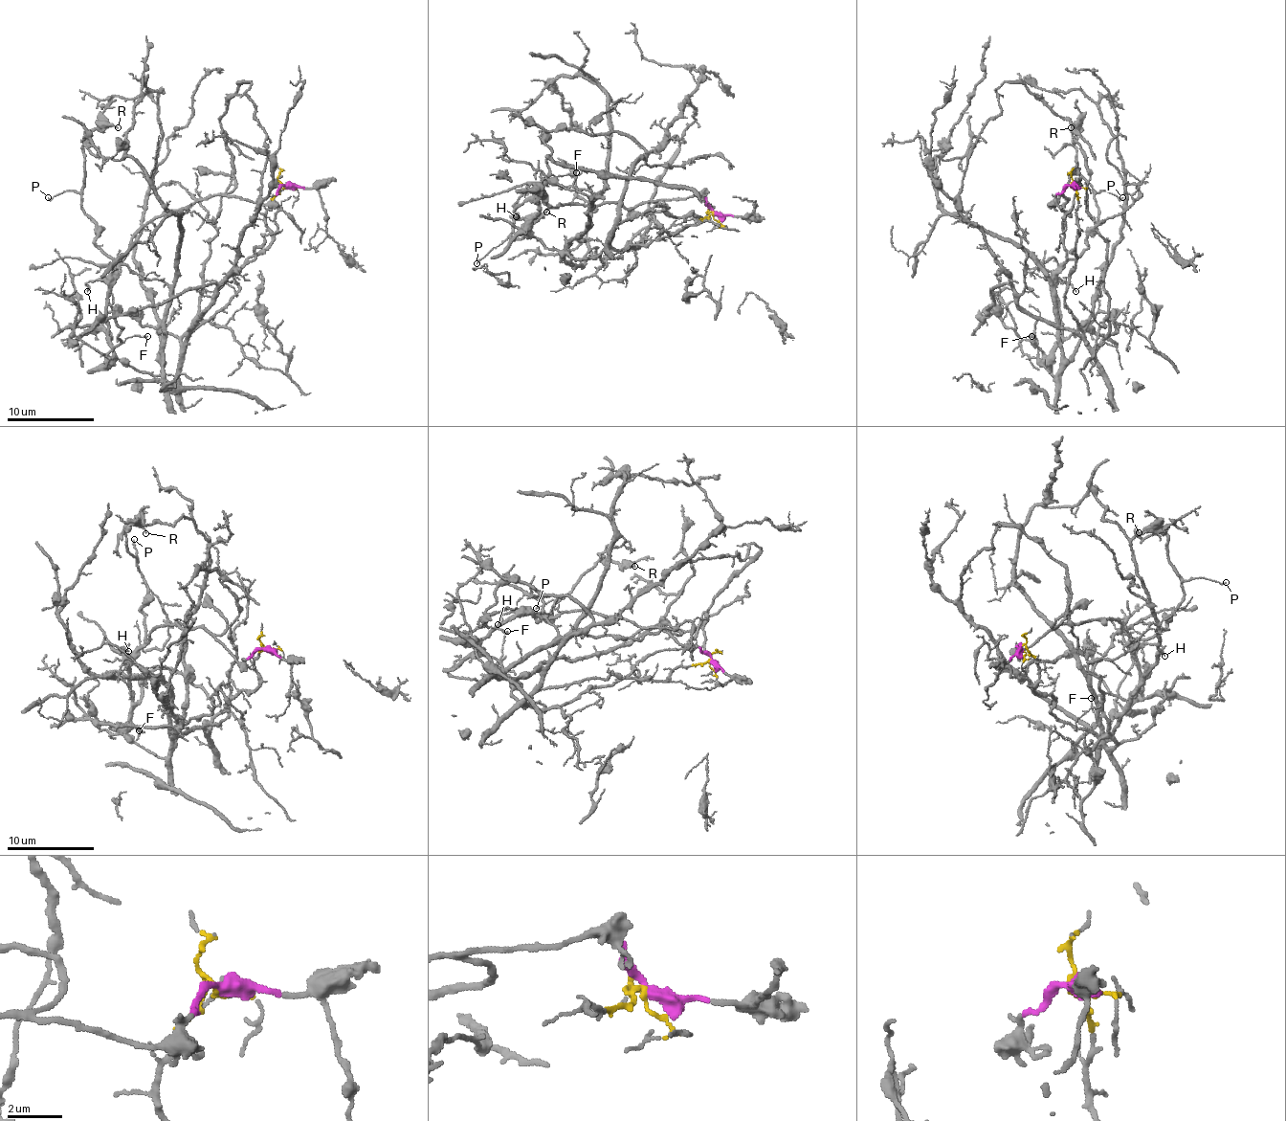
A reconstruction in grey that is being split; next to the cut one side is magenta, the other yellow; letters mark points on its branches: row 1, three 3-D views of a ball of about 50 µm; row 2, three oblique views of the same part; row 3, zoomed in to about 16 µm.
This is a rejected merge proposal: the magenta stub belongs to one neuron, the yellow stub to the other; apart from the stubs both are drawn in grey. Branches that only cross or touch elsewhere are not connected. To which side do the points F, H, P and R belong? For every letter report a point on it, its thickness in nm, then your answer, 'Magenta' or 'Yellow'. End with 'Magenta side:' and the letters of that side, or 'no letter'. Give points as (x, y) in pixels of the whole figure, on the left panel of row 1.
F: Place: (147, 336). Thickness 130 nm. Magenta
H: Place: (87, 291). Thickness 160 nm. Magenta
P: Place: (48, 197). Thickness 110 nm. Magenta
R: Place: (118, 127). Thickness 140 nm. Magenta
Magenta side: F, H, P, R

